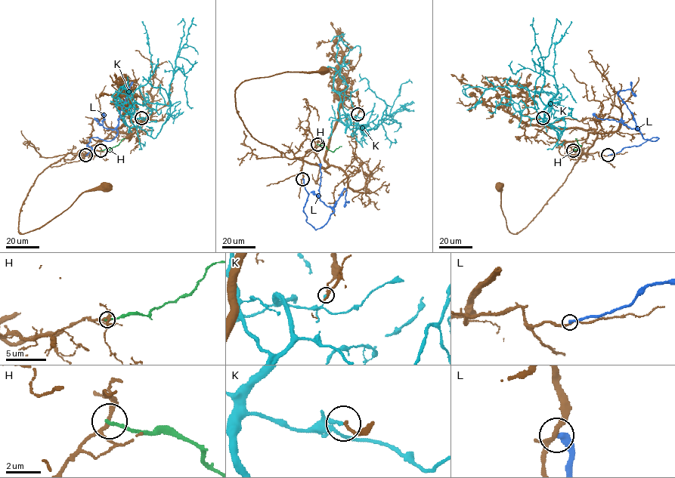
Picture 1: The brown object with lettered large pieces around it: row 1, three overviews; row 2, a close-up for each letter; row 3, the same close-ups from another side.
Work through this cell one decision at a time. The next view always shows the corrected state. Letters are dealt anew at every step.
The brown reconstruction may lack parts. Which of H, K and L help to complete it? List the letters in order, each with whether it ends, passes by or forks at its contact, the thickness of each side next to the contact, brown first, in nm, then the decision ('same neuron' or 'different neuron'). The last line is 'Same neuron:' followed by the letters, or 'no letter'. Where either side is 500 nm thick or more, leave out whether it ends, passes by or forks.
H: it ends | 180/180 nm | different neuron
K: it ends | 130/150 nm | different neuron
L: it ends | 200/320 nm | different neuron
Same neuron: no letter

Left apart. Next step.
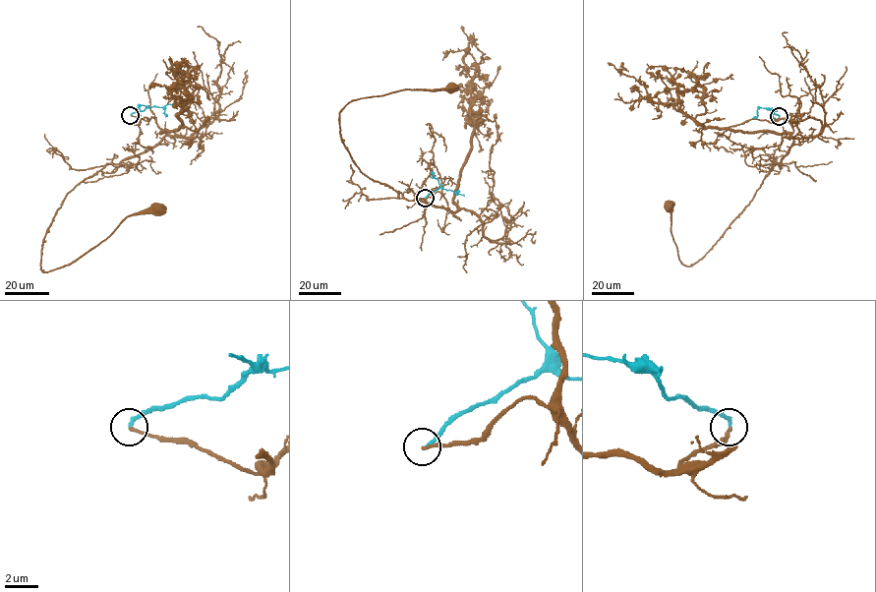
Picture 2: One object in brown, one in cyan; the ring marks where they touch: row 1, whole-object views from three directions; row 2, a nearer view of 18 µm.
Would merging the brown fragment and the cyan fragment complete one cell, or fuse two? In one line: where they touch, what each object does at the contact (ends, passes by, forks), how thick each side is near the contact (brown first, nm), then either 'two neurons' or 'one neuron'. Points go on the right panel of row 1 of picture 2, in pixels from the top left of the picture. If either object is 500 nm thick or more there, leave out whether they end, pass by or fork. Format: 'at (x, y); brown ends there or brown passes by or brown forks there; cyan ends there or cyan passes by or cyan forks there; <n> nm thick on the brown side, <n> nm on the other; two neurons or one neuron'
at (779, 116); brown ends there; cyan ends there; 170 nm thick on the brown side, 240 nm on the other; two neurons

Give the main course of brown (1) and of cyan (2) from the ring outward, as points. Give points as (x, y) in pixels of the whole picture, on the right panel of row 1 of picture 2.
1: (779, 117), (773, 121), (787, 119), (793, 128), (782, 163), (689, 266), (678, 260), (669, 207)
2: (779, 117), (759, 107), (757, 115), (753, 118)

